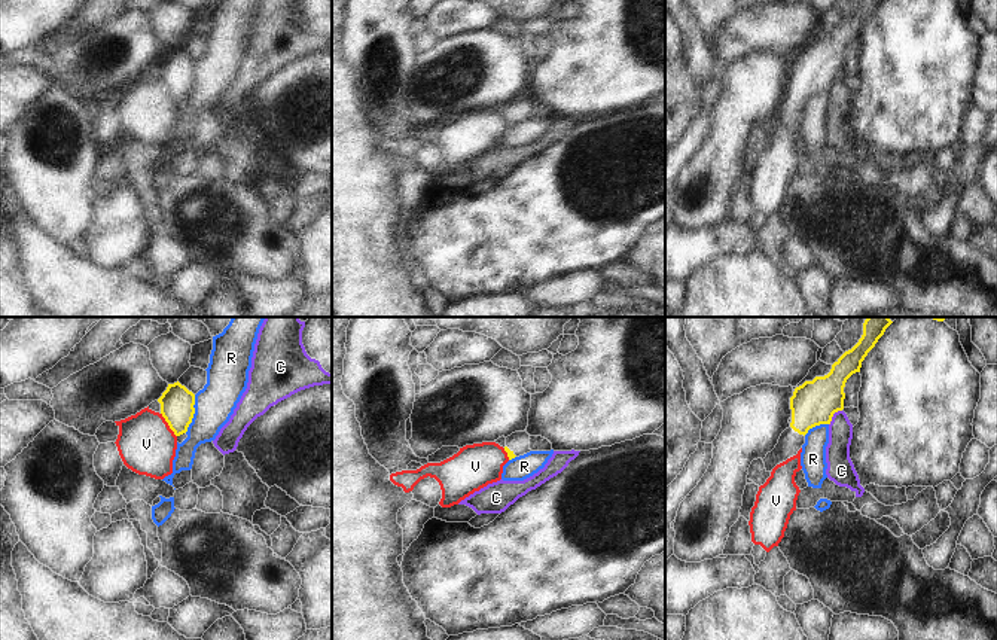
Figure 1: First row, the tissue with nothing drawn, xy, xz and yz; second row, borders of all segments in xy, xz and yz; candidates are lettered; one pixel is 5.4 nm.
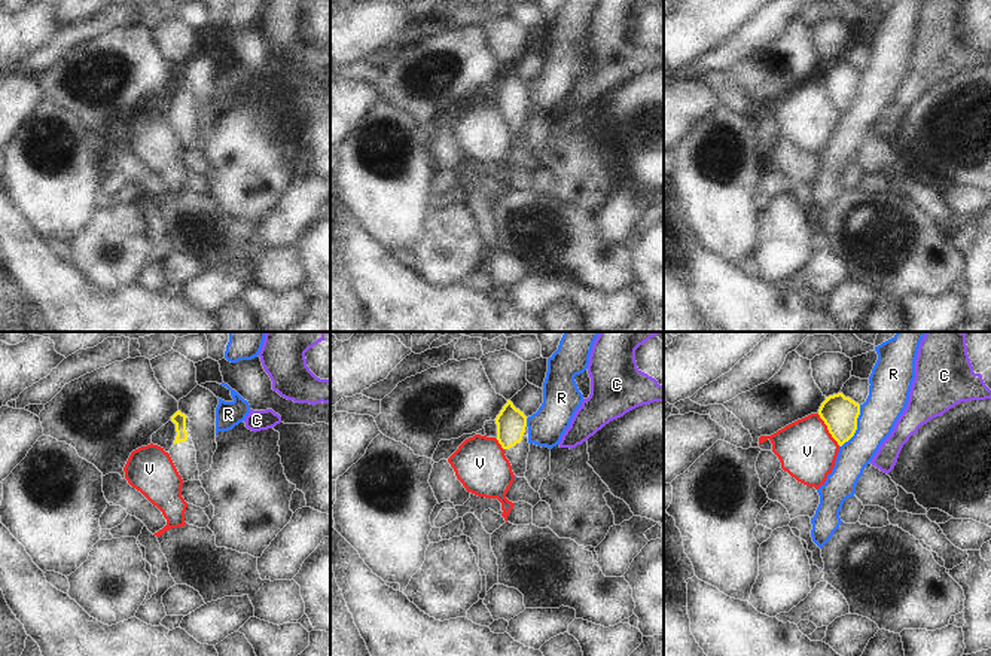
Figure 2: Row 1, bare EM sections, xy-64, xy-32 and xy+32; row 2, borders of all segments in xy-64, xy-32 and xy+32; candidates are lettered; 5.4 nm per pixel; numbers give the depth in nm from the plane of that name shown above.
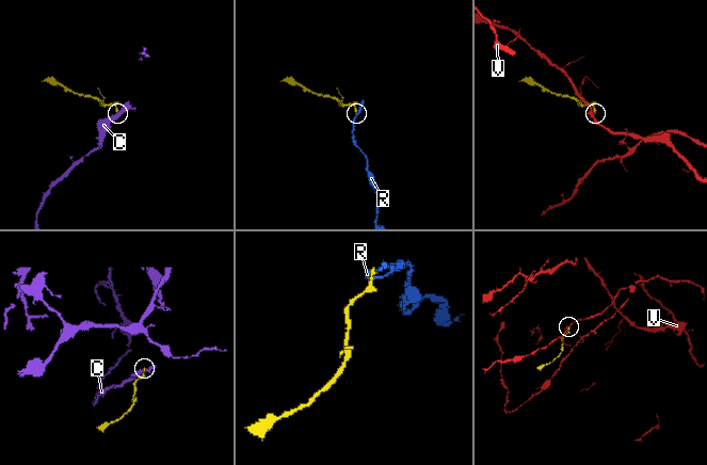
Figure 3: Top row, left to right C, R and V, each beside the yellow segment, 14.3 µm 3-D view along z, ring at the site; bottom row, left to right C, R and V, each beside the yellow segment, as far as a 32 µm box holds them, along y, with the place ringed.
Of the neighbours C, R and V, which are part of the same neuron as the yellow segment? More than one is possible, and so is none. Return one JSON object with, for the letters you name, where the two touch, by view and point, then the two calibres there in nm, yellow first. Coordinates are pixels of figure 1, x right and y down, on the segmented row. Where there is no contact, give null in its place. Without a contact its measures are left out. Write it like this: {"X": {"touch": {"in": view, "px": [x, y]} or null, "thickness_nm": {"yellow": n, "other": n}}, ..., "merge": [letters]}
{"merge": []}

